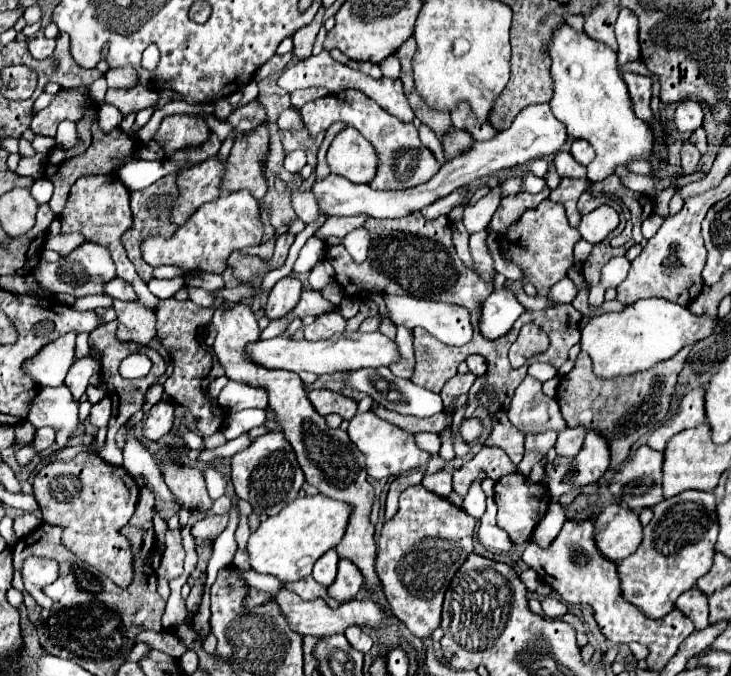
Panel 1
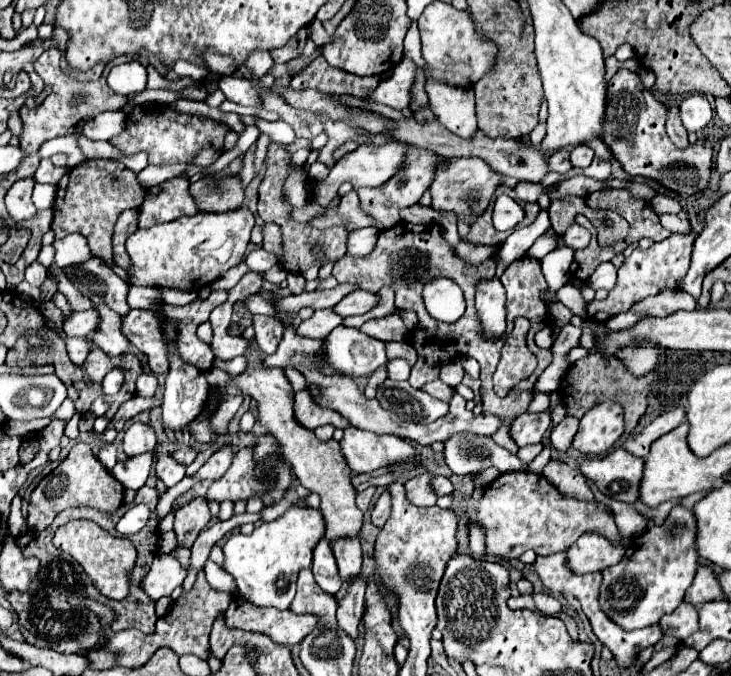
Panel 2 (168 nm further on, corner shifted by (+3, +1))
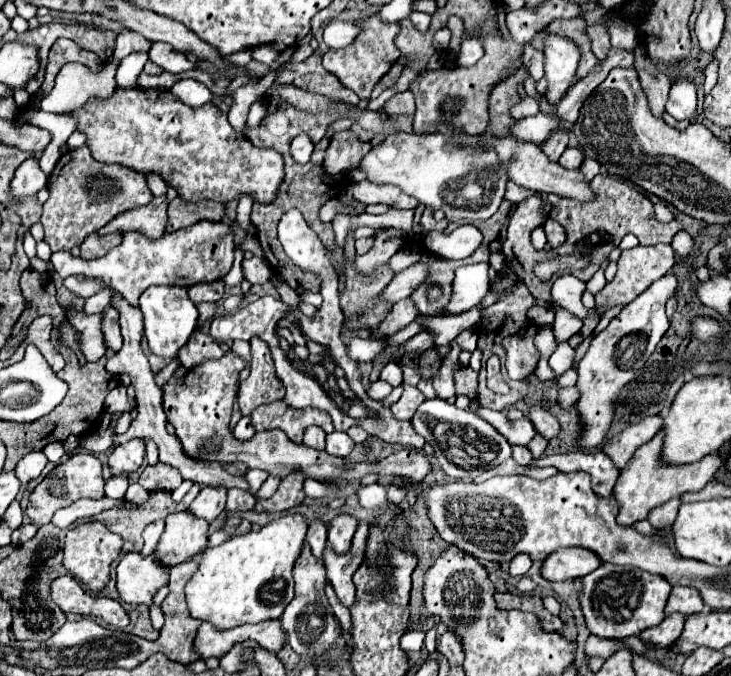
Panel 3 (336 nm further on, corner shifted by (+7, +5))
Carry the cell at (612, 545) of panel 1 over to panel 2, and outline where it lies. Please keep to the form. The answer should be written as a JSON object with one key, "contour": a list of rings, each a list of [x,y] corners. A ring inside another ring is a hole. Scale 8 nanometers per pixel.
{"contour":[[[585,533],[585,537],[579,537],[579,541],[575,541],[565,553],[567,567],[577,575],[603,571],[611,565],[617,565],[623,557],[623,543],[613,545],[611,541],[605,541],[605,537],[597,537],[597,533]]]}

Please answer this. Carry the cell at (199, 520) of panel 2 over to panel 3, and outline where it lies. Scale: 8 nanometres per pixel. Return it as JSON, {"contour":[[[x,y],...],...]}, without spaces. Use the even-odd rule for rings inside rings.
{"contour":[[[177,511],[171,513],[165,523],[165,533],[155,549],[165,565],[173,567],[183,563],[207,547],[209,523],[201,521],[201,517],[193,517],[189,511]]]}

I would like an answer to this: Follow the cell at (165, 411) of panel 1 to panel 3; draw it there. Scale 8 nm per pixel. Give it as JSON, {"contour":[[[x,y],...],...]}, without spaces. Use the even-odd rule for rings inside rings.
{"contour":[[[131,439],[123,445],[117,445],[109,455],[109,467],[113,475],[135,473],[145,457],[145,439]]]}

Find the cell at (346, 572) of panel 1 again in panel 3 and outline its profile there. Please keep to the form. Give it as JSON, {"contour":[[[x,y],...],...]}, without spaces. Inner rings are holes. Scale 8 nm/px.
{"contour":[[[343,513],[343,515],[337,515],[331,519],[327,541],[335,553],[347,553],[349,551],[355,529],[357,529],[357,519],[353,515]]]}

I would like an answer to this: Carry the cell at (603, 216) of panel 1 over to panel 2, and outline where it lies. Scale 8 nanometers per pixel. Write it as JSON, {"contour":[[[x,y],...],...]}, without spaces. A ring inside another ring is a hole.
{"contour":[[[573,223],[573,225],[563,233],[563,243],[565,243],[567,247],[571,247],[571,249],[583,249],[585,245],[589,245],[589,239],[591,239],[589,231],[583,229],[583,227],[577,225],[577,223]]]}

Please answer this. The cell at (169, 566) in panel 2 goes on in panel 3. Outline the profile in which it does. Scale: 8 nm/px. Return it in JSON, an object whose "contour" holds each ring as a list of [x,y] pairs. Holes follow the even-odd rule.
{"contour":[[[127,553],[117,565],[117,591],[125,603],[153,605],[155,593],[169,583],[169,567],[157,561],[157,553],[143,557]]]}

